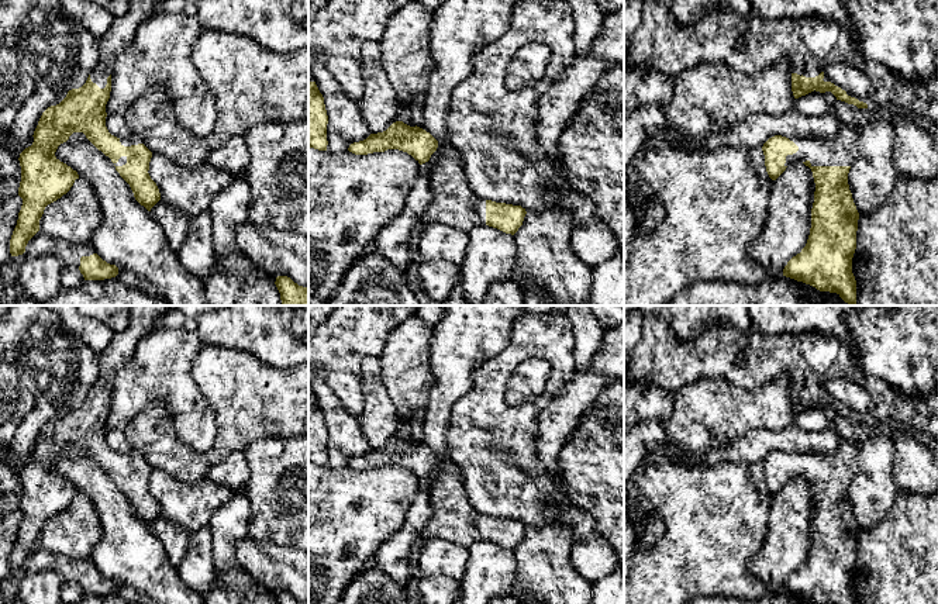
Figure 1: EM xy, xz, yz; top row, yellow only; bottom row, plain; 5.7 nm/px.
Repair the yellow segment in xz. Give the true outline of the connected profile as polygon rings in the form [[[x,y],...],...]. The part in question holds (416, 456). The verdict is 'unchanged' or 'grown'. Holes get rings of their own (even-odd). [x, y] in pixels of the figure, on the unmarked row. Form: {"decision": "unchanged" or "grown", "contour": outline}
{"decision": "grown", "contour": [[[396,436],[386,446],[370,449],[348,463],[355,470],[387,465],[407,467],[430,483],[432,514],[421,529],[423,539],[441,538],[466,548],[486,539],[511,550],[523,541],[525,524],[484,515],[473,507],[448,453],[438,458],[425,445]]]}

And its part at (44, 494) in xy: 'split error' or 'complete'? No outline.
split error

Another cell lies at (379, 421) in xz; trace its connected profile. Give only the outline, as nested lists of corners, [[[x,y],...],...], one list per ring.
[[[366,356],[361,363],[361,390],[363,411],[359,422],[372,449],[386,446],[401,432],[397,410],[382,379],[379,356]]]

